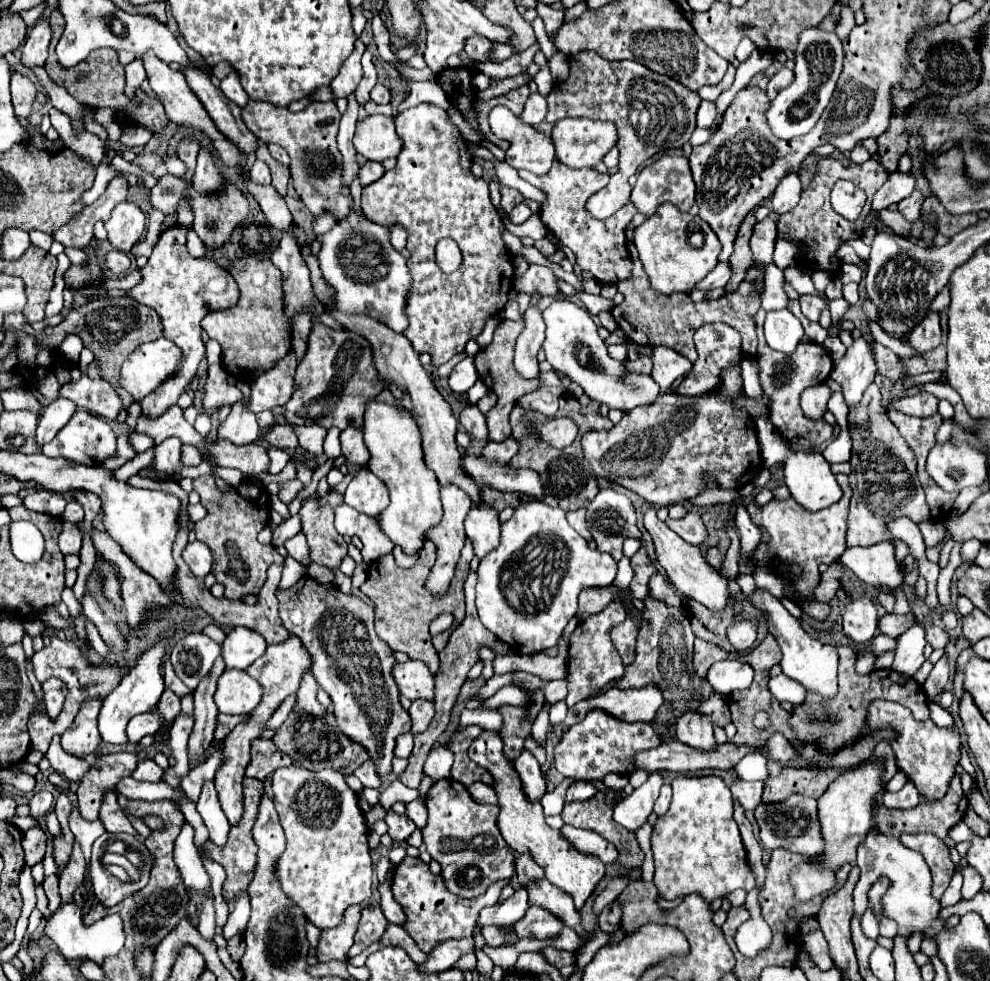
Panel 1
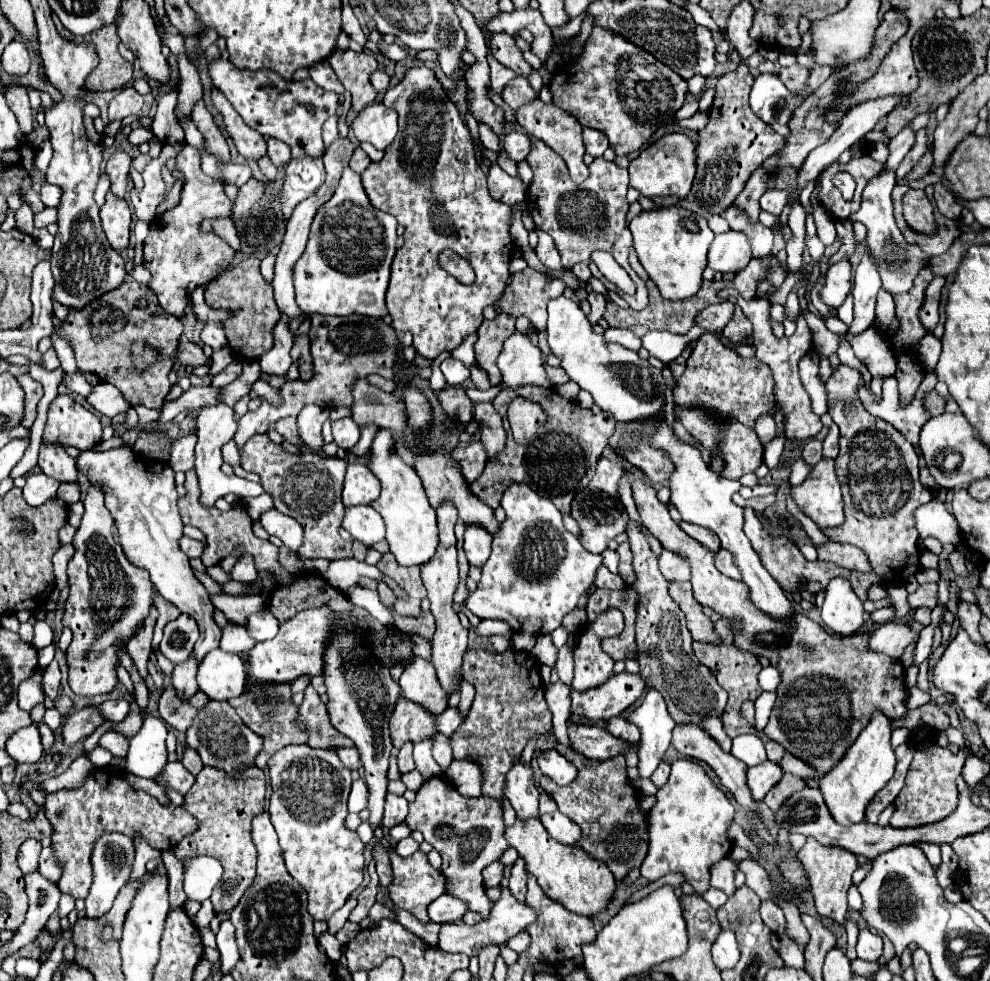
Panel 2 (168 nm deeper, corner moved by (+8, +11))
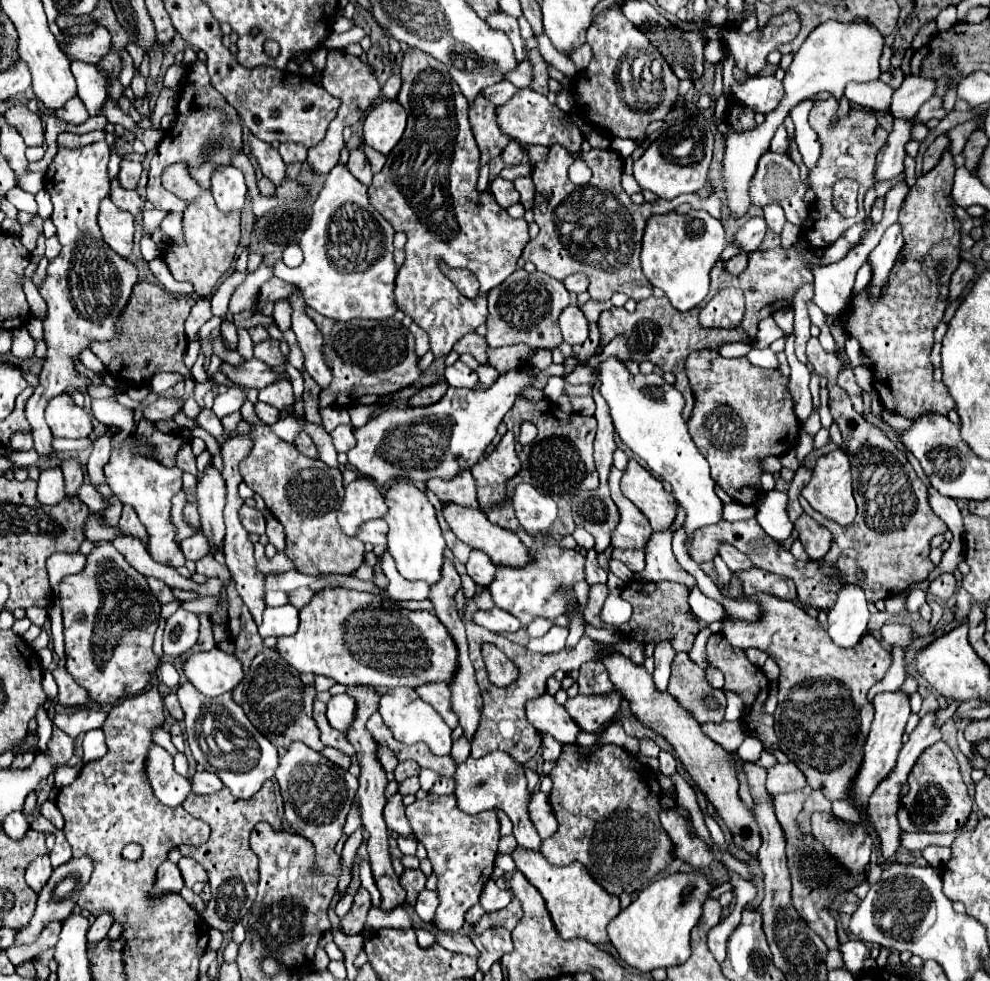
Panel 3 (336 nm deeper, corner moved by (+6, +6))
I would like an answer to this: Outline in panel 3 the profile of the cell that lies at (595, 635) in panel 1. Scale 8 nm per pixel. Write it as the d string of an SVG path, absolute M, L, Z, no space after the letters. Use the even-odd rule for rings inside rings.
M589 661L581 665L577 685L579 685L579 693L583 695L607 695L613 689L607 671L599 661Z

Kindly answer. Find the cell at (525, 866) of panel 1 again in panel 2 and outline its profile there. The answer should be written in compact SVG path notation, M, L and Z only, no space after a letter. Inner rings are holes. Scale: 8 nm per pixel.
M519 856L511 868L511 878L509 878L509 890L517 900L525 900L525 884L527 884L527 868L525 860Z

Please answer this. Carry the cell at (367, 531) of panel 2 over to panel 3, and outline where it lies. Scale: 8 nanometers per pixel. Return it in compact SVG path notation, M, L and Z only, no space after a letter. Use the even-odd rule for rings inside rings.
M383 519L367 521L367 525L359 529L357 539L361 539L363 543L371 543L371 545L385 545L387 543L387 523Z

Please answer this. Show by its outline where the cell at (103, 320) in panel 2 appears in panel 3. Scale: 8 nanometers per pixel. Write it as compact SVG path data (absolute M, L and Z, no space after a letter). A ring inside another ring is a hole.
M139 281L133 289L127 309L123 311L119 337L109 343L95 343L91 345L91 349L105 363L107 371L113 377L127 379L135 385L149 385L151 377L161 371L181 373L194 380L191 371L183 363L183 355L187 349L183 327L193 305L195 299L191 295L171 295L155 283Z

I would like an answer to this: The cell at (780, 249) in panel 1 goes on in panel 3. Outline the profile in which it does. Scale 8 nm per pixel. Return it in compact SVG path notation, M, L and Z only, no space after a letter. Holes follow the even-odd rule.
M907 75L903 85L893 93L891 99L891 115L899 113L901 117L915 117L919 107L935 95L935 79L921 75Z

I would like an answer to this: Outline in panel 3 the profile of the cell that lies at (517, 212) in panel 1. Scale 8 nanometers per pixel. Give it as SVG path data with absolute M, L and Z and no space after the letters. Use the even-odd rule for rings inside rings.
M497 177L497 179L491 183L491 193L493 193L495 201L497 201L503 209L519 203L519 193L517 193L517 189L513 187L513 181L509 181L509 179Z

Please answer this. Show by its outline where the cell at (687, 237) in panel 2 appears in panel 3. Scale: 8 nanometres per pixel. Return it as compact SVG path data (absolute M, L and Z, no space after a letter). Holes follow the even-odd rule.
M675 211L653 215L647 221L643 235L641 265L645 277L653 287L659 287L679 311L691 311L709 293L709 273L725 249L725 229L721 221L707 211L689 211L679 215Z

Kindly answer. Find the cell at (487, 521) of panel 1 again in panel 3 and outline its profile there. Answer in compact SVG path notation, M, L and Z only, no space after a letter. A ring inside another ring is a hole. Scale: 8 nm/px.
M471 551L471 557L465 563L465 567L467 567L467 575L479 587L489 587L491 581L495 579L495 565L491 565L491 559L485 553Z

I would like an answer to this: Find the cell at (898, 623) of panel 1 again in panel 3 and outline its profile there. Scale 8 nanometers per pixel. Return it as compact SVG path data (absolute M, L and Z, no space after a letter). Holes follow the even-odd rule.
M943 573L943 575L939 575L937 579L933 579L929 583L929 593L933 593L933 595L947 601L955 593L955 587L957 587L955 575L953 573Z

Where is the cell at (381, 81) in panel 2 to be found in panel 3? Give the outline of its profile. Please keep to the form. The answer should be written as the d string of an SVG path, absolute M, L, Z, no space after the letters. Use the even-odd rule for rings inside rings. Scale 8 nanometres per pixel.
M391 75L391 77L387 79L385 87L383 87L383 95L385 95L387 99L395 99L397 93L399 93L399 89L401 89L401 77L399 77L399 75Z

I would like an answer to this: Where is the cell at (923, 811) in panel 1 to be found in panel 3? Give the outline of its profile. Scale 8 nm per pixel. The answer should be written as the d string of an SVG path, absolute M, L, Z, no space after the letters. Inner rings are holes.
M939 741L923 751L909 773L909 791L901 799L897 813L899 825L907 833L951 833L963 827L969 819L967 785L961 779L959 763L945 741Z

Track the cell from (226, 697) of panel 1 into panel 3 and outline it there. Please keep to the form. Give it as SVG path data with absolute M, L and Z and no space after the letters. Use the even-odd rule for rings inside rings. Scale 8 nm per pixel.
M211 649L203 653L193 653L181 663L187 681L207 697L219 697L233 691L243 679L243 667L235 655L221 649Z

